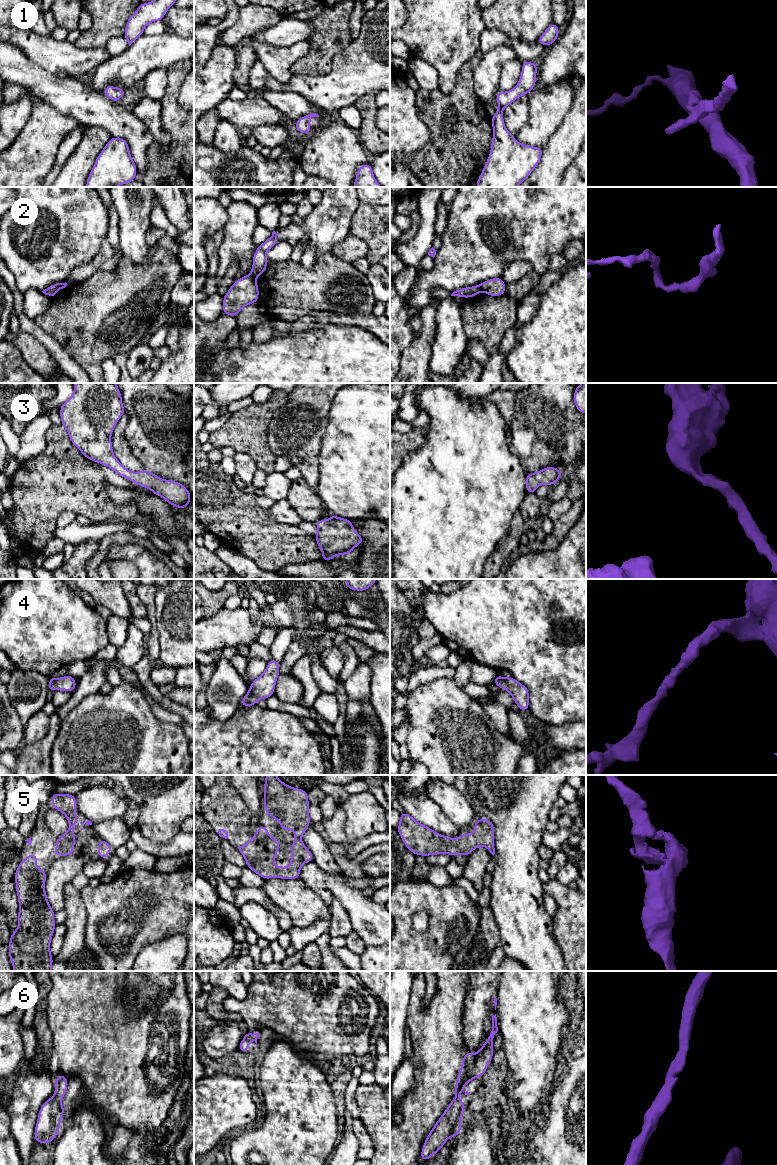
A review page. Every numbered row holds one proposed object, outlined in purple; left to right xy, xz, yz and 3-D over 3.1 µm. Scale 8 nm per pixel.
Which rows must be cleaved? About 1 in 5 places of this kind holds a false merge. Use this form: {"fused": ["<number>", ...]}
{"fused": ["2"]}

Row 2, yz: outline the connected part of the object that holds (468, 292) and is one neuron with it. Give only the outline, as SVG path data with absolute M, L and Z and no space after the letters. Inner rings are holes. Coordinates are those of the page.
M475 285L472 287L465 287L454 291L451 296L457 296L460 298L472 298L481 292L480 285Z

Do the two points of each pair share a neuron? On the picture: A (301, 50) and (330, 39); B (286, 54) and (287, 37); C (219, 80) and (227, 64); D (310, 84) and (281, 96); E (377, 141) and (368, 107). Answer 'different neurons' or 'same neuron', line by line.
A: different neurons
B: different neurons
C: same neuron
D: different neurons
E: same neuron

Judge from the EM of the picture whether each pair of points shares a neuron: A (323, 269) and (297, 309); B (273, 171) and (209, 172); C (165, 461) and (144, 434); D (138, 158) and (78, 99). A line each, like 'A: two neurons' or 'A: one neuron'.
A: one neuron
B: one neuron
C: one neuron
D: one neuron

